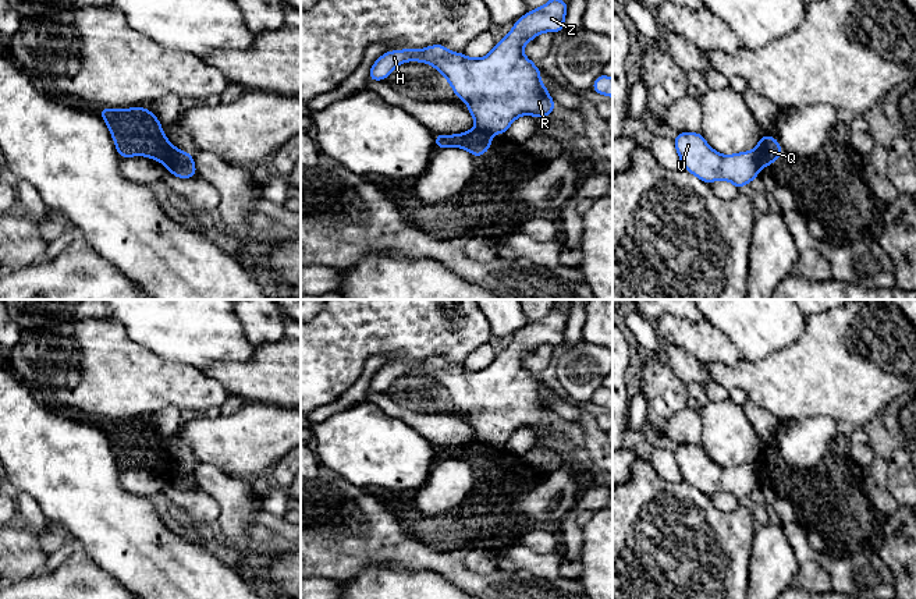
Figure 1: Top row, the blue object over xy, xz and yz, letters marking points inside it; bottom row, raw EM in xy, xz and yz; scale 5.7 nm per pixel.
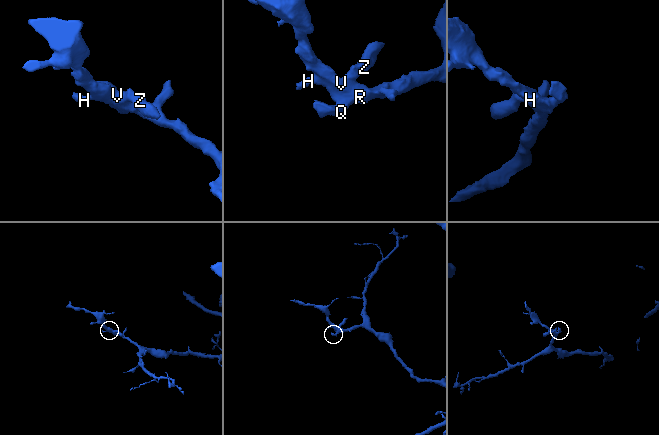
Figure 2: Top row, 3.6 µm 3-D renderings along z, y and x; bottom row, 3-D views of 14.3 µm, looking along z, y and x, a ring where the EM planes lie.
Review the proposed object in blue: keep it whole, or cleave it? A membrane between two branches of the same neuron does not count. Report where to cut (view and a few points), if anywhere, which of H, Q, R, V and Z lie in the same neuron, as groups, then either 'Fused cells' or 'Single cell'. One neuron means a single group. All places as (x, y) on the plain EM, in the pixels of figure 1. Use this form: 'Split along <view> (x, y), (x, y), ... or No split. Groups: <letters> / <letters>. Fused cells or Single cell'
Split along xy (180, 463), (167, 478). Groups: H R V Z / Q. Fused cells

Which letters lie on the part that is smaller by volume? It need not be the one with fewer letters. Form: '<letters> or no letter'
Q

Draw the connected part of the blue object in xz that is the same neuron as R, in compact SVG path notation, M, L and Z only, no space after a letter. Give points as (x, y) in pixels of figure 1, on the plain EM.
M553 305L548 315L521 329L512 337L511 344L482 371L469 371L465 365L452 365L444 357L432 357L422 364L418 361L387 364L372 378L369 393L387 391L401 375L420 373L430 376L447 390L455 408L468 417L468 423L473 428L476 440L504 447L519 428L548 429L553 426L555 414L548 407L548 401L540 394L542 382L523 368L523 357L543 344L562 344L567 320L568 312L558 312Z

